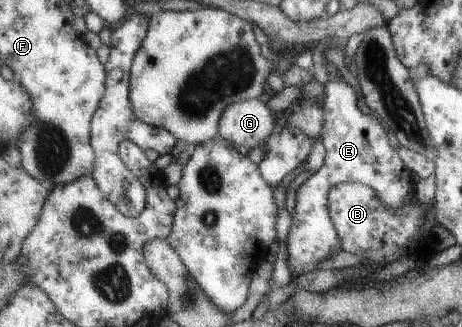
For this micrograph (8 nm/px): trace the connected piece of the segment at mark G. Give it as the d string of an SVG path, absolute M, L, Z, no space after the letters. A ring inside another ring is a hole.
M261 99L233 103L221 117L219 134L236 146L260 147L272 135L277 114Z

